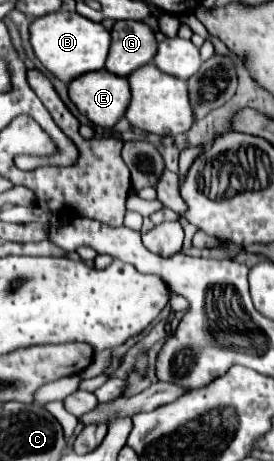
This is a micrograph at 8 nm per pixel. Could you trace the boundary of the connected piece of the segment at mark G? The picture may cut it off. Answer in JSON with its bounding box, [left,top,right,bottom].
[107,21,157,77]

